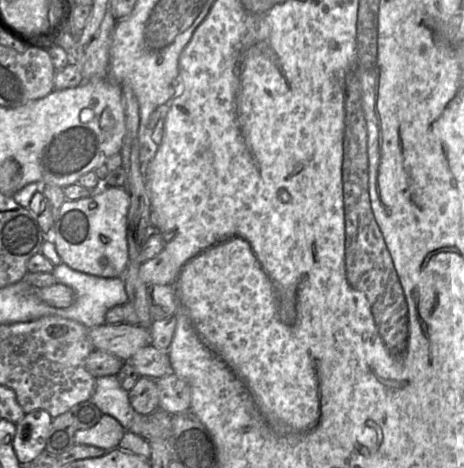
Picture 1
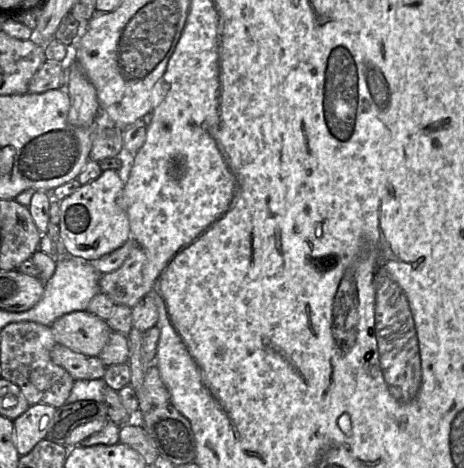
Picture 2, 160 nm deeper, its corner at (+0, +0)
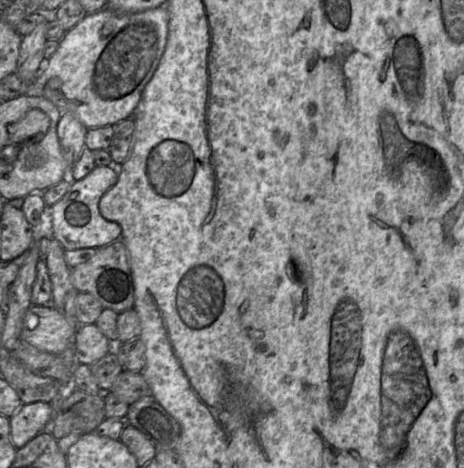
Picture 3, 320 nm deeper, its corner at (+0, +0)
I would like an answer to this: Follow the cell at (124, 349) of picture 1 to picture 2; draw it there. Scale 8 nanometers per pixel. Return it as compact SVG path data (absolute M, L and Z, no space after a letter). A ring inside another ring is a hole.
M87 310L65 314L51 328L57 344L86 356L98 356L112 331L107 321Z

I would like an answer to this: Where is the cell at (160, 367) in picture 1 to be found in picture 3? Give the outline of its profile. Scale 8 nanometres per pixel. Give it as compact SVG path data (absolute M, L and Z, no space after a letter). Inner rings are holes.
M94 324L79 325L75 336L75 357L78 363L91 366L117 345Z

